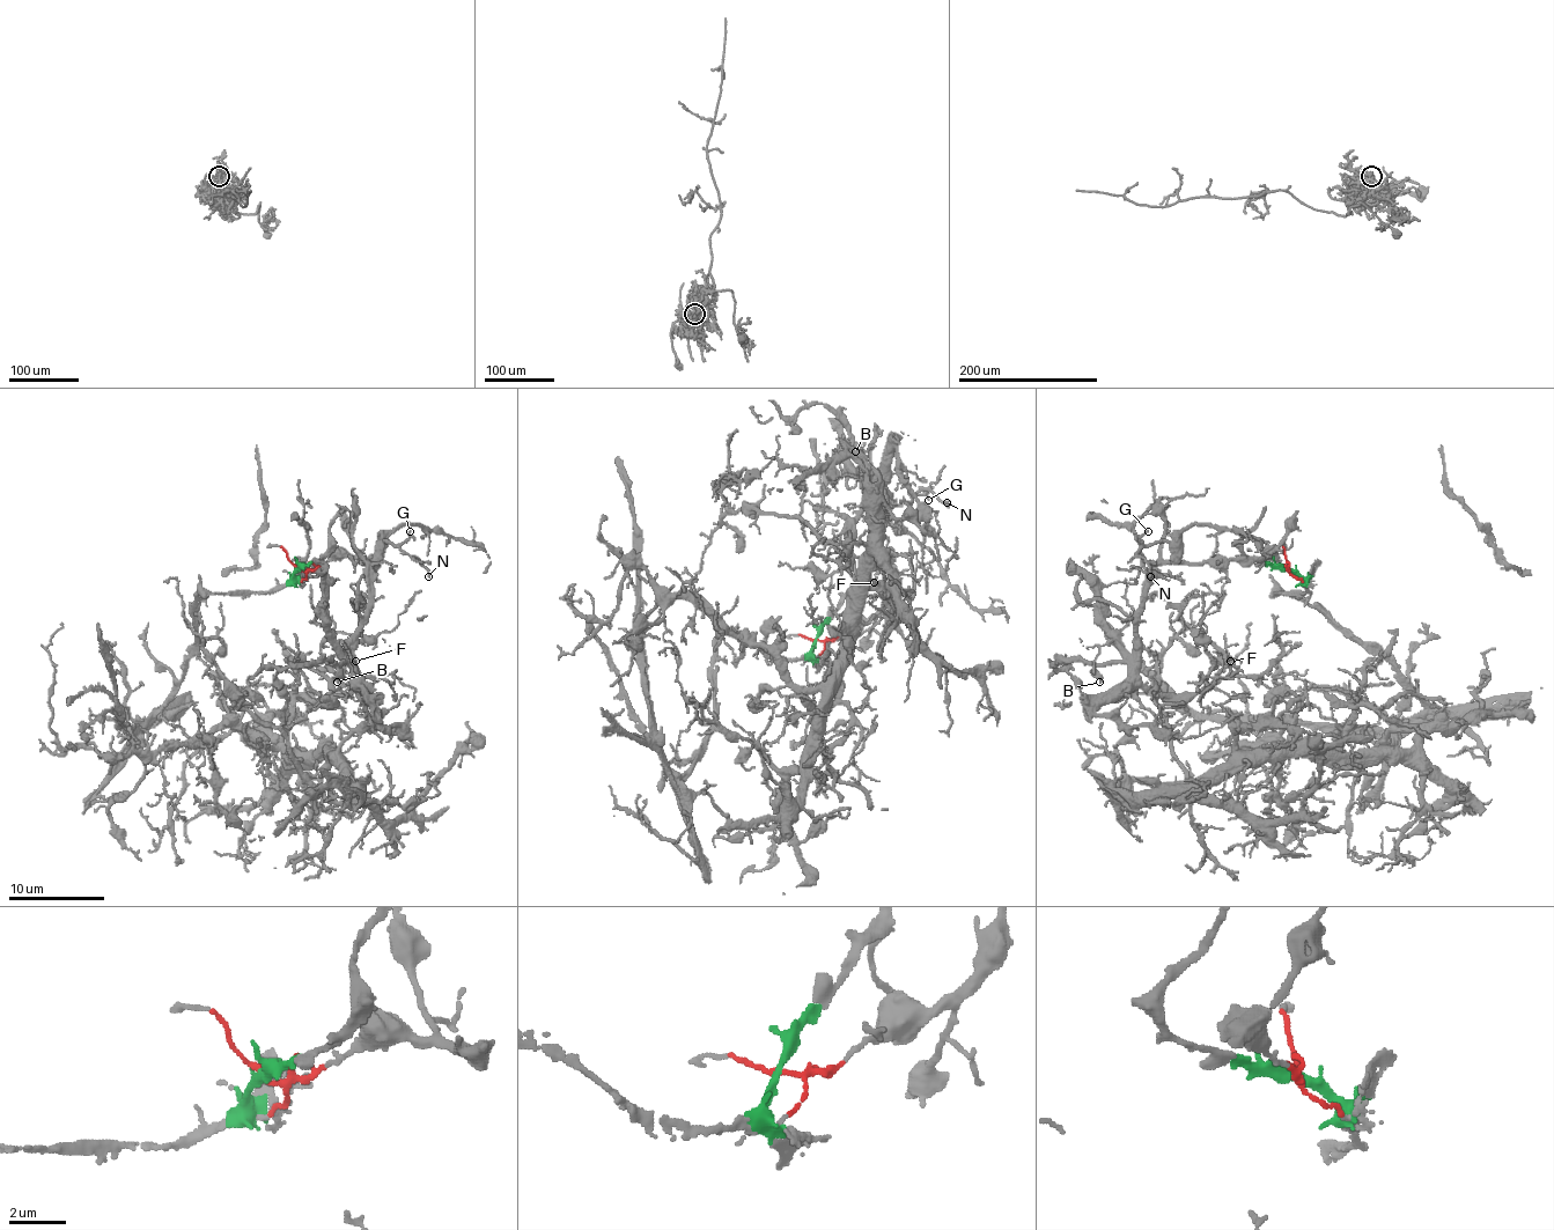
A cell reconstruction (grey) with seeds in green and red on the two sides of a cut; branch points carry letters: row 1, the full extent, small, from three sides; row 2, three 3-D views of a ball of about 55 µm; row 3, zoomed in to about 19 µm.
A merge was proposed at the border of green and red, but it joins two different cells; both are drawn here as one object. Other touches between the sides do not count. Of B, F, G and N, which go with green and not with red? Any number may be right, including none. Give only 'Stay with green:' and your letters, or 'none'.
Stay with green: none

